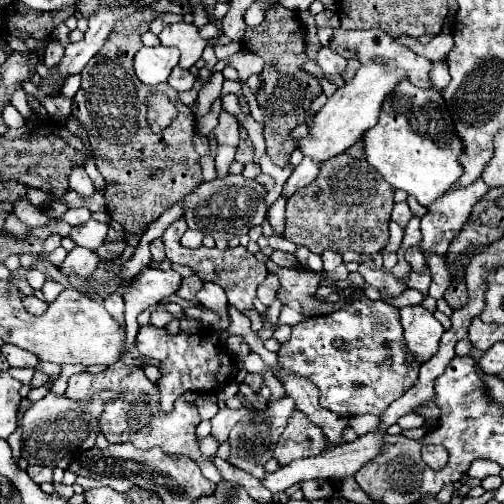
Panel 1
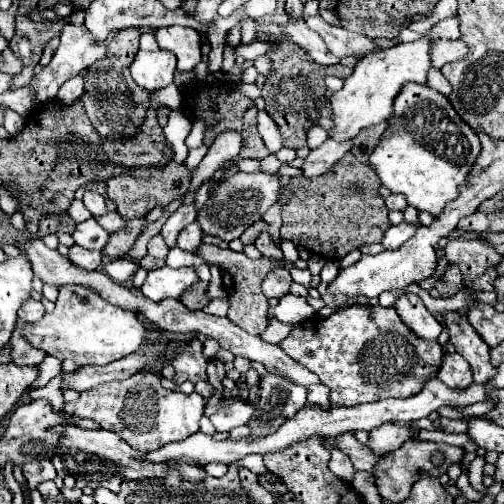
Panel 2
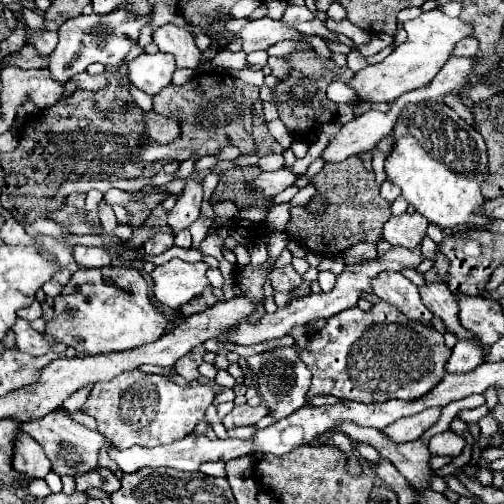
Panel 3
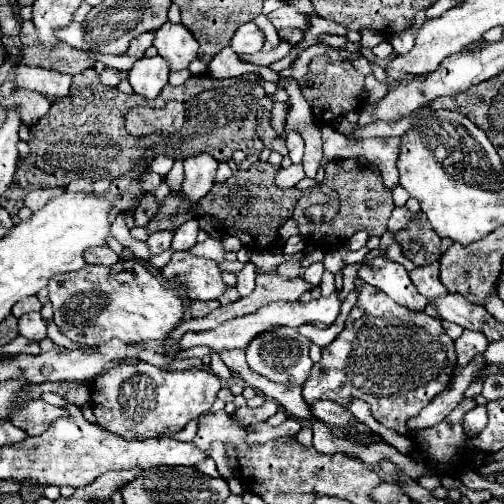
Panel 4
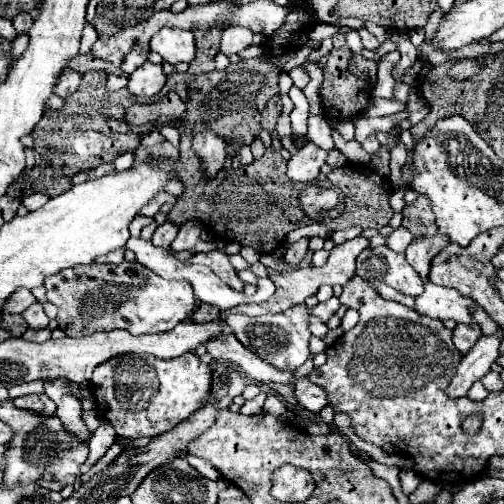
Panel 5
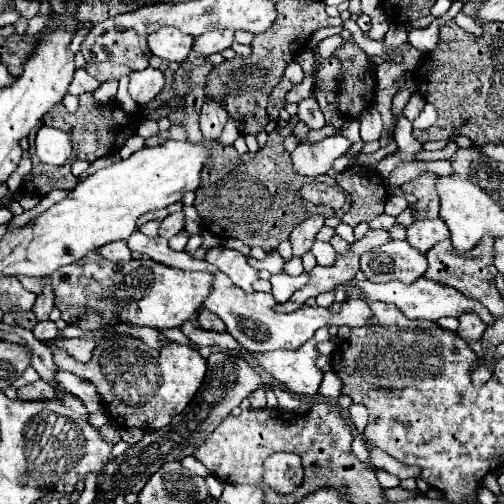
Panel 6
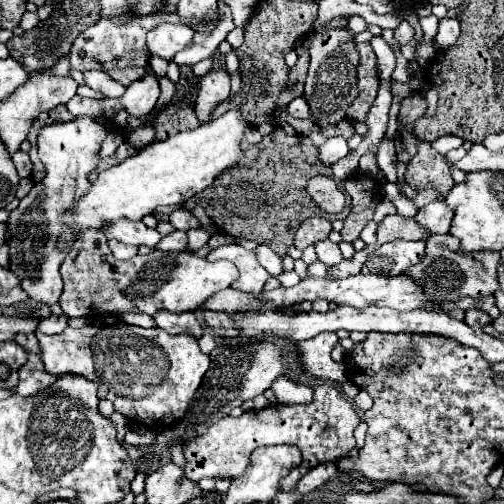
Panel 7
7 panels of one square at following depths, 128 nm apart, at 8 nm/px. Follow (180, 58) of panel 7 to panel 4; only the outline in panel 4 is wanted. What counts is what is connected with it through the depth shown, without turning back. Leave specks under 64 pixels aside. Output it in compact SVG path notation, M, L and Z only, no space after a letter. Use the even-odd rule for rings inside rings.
M248 22L248 24L242 24L234 38L230 40L230 46L238 52L238 54L252 54L252 52L258 52L264 44L264 32L254 24L254 22Z

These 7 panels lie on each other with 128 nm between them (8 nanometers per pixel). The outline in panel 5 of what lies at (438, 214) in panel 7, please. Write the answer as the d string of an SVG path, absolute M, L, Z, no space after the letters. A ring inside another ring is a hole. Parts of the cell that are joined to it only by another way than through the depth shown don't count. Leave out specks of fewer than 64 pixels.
M434 234L428 238L420 238L414 240L408 248L406 248L406 260L408 264L418 272L420 280L428 282L428 272L430 272L430 262L432 258L444 248L448 246L448 236L444 234Z

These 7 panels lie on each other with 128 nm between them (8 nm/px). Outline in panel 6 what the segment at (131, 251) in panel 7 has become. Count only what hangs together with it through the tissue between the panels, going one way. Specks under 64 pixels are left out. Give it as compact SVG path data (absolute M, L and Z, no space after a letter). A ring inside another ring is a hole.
M114 242L114 244L108 244L108 246L102 246L100 250L100 256L104 256L106 260L130 260L130 248L126 246L126 242Z

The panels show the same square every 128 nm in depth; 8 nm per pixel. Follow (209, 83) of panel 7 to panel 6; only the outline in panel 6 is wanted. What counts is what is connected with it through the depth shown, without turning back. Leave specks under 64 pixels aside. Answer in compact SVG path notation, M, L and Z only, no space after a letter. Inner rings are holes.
M206 102L200 112L200 132L204 140L208 142L218 142L224 126L228 120L228 112L220 108L216 102Z

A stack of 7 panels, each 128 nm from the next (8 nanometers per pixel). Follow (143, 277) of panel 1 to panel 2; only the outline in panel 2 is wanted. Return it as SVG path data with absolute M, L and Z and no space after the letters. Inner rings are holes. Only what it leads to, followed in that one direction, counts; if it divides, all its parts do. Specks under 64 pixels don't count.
M160 268L152 270L146 276L146 282L142 284L140 292L154 300L160 302L164 298L180 298L186 288L190 288L198 280L194 268Z

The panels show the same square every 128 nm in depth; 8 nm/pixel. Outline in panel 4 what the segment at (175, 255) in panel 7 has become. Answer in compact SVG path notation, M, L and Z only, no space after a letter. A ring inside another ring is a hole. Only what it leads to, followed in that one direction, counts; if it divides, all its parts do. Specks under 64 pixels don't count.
M122 260L114 266L86 264L78 272L54 276L48 290L58 330L82 346L100 346L112 338L124 344L164 340L184 312L178 290L164 284L138 260Z

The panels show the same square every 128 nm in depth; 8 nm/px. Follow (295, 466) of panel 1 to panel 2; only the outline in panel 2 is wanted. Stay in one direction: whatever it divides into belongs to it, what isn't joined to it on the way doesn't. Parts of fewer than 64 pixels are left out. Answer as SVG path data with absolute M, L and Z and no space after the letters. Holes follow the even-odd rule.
M382 424L380 428L374 428L368 434L368 448L376 456L384 456L388 452L398 450L406 440L416 438L414 432L410 432L408 426L396 426L396 424ZM338 448L332 450L332 458L330 458L328 468L330 468L330 472L334 472L334 476L338 476L340 480L346 480L348 484L352 484L356 468L352 466L352 462L348 460L348 456L346 456L342 450L338 450Z

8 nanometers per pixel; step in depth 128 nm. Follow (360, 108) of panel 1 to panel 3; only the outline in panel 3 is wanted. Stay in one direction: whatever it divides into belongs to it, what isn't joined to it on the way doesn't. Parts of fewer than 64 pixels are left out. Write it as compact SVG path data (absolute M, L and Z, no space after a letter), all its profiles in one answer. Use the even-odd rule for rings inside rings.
M432 10L432 12L424 12L422 16L414 20L406 20L404 30L408 32L408 38L404 44L396 46L396 50L388 58L384 58L380 64L366 66L358 70L356 76L352 78L350 86L356 92L356 104L358 102L392 104L404 92L428 86L432 78L436 76L436 72L440 70L440 66L450 58L456 42L470 36L472 26L462 22L460 18L450 18L440 10Z

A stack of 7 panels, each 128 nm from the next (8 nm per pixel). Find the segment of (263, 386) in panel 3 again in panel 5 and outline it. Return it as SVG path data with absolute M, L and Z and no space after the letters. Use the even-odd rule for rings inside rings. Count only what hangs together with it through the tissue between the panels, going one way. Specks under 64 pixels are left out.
M304 304L290 308L288 312L280 312L274 316L260 316L260 318L250 318L242 314L230 314L224 320L228 322L230 328L234 328L236 338L254 354L258 354L262 360L268 360L274 368L290 368L290 372L296 372L310 354L309 340L311 332L308 332L308 318L310 312Z

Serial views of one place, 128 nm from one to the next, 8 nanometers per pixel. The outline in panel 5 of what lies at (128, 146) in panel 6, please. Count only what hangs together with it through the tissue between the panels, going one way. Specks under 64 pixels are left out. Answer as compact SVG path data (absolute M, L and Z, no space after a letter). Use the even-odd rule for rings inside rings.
M126 152L126 154L122 154L122 156L118 156L116 160L114 160L114 164L112 164L112 172L124 172L124 170L128 170L130 166L132 166L132 162L134 162L134 154L130 154L130 152Z

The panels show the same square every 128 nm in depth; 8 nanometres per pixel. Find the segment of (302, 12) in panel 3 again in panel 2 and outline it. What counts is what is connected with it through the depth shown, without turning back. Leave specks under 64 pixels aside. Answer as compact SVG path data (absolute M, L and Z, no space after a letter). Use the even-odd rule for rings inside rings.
M304 16L304 22L308 24L308 28L312 28L314 32L318 32L322 36L328 50L338 58L356 56L356 54L366 56L366 54L376 50L376 44L372 38L368 38L364 34L348 32L344 28L338 28L338 26L332 26L332 24L324 22L322 16L308 16L308 18Z

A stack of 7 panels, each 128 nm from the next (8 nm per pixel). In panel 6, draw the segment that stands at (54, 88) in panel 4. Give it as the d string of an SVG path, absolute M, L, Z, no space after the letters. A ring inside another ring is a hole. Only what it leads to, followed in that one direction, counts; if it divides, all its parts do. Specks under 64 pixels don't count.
M78 68L74 72L74 78L72 78L72 84L68 88L68 94L86 94L86 92L94 92L96 88L100 86L100 82L96 82L96 78L92 78L84 68Z

